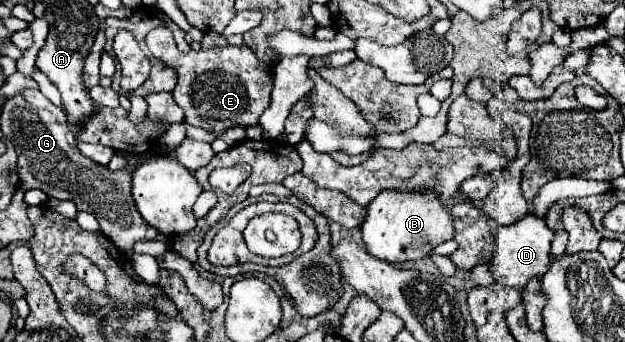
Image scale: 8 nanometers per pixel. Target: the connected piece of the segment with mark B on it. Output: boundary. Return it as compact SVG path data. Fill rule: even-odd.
M380 193L368 207L366 219L360 225L362 233L368 233L368 251L374 257L392 263L418 261L432 253L438 243L454 237L452 219L446 205L440 205L432 193Z

